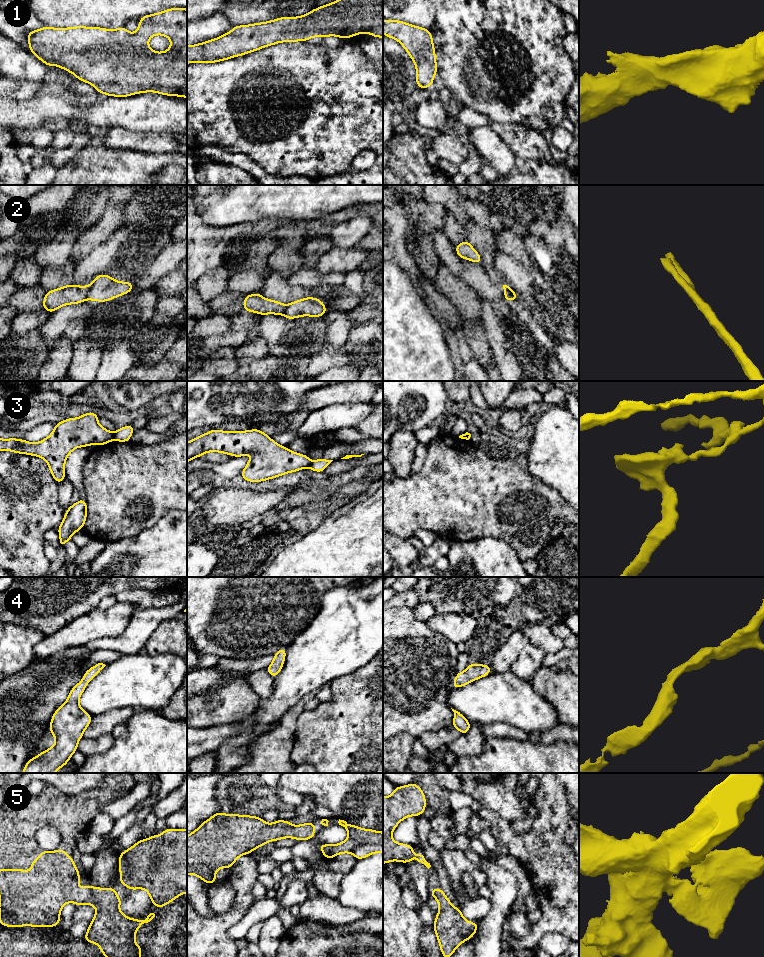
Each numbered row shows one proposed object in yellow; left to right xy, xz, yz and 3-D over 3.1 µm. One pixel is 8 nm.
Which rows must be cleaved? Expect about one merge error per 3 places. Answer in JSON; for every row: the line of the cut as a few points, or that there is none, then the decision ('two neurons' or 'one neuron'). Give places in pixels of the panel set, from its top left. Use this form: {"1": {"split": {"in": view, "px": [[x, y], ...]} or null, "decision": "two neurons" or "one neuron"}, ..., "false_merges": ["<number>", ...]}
{"1": {"split": null, "decision": "one neuron"}, "2": {"split": {"in": "xy", "px": [[88, 287], [86, 296]]}, "decision": "two neurons"}, "3": {"split": {"in": "xy", "px": [[113, 433], [114, 439]]}, "decision": "two neurons"}, "4": {"split": null, "decision": "one neuron"}, "5": {"split": null, "decision": "one neuron"}, "false_merges": ["2", "3"]}

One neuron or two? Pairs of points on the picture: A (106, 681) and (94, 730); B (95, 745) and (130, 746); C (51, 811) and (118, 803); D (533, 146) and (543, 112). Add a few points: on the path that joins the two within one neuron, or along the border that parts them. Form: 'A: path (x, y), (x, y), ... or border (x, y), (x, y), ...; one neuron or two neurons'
A: border (120, 707), (92, 717); two neurons
B: border (115, 738), (108, 749), (91, 756); two neurons
C: border (125, 794), (107, 802), (100, 811); two neurons
D: border (514, 124), (525, 124), (540, 132); two neurons

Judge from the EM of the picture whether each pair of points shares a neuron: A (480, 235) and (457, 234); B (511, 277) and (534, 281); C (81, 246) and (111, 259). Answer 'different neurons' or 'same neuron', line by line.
A: different neurons
B: same neuron
C: different neurons

